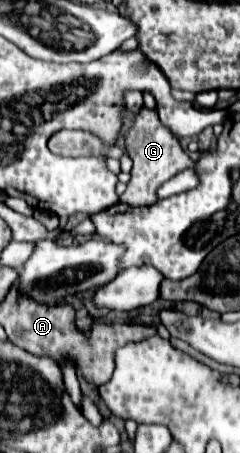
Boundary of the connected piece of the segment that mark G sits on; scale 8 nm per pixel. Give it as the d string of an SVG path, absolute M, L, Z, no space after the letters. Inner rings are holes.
M148 108L140 110L134 126L128 130L126 150L134 162L134 166L132 166L132 180L128 184L128 190L122 194L120 200L130 206L152 206L154 202L158 202L156 190L166 180L170 180L174 174L178 174L184 168L194 168L194 160L182 150L178 138L172 134L172 130L166 128L160 122L158 114Z

